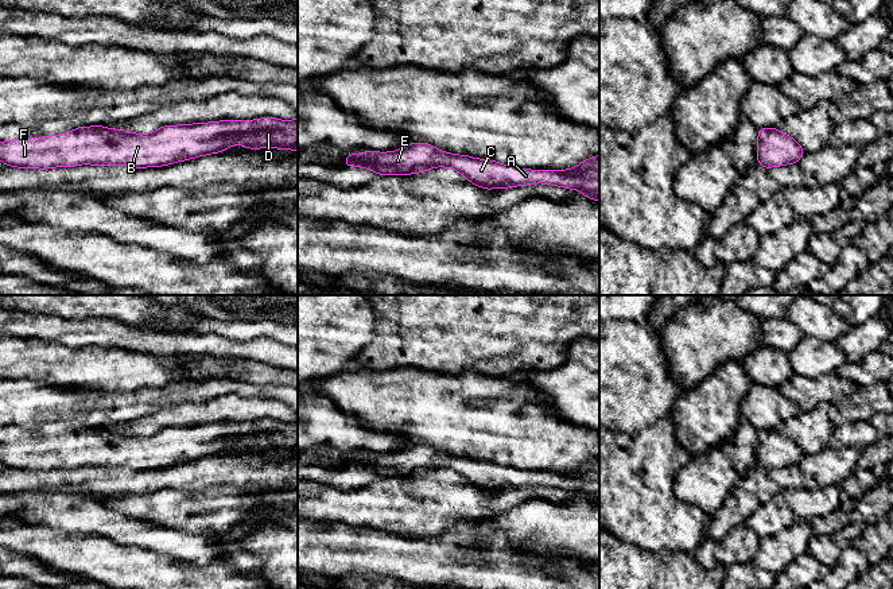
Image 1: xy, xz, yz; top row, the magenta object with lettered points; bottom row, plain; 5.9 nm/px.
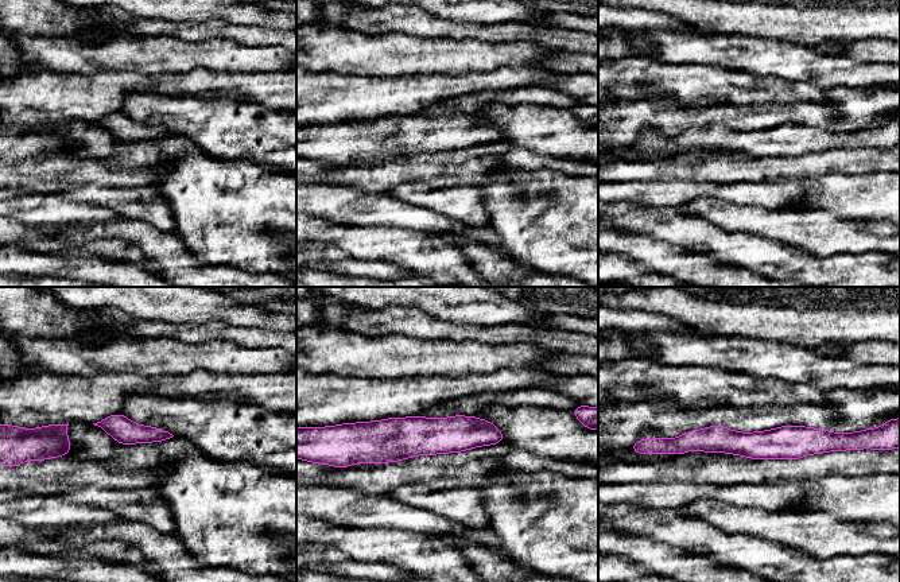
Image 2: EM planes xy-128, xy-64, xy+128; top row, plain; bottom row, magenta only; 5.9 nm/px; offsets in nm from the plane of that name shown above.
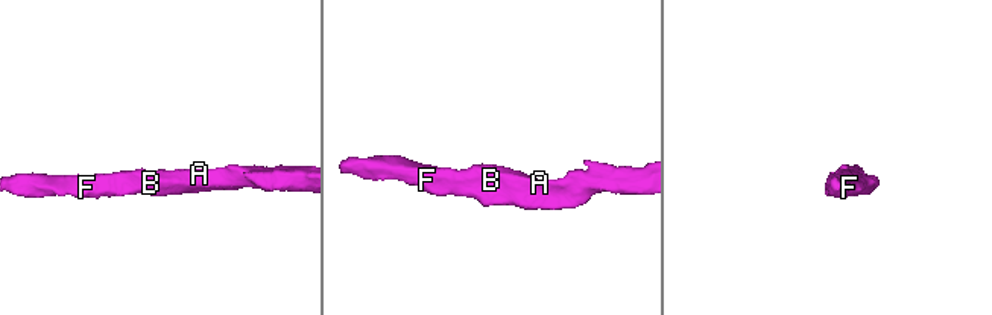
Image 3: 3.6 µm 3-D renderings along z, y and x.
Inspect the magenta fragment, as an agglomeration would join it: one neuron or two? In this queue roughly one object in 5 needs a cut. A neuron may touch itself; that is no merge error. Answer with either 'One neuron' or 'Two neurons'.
One neuron

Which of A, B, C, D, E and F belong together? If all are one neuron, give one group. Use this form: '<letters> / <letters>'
A B C D E F

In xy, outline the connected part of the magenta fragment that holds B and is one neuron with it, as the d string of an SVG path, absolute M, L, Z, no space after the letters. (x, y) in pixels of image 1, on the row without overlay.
M298 421L164 427L143 437L101 427L77 429L61 437L0 443L0 462L9 469L42 472L78 466L155 470L228 453L229 447L298 453Z

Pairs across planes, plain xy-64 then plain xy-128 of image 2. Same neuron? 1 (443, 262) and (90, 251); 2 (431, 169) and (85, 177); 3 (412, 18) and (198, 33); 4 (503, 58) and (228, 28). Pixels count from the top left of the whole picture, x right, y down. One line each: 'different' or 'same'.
1: same
2: same
3: same
4: different

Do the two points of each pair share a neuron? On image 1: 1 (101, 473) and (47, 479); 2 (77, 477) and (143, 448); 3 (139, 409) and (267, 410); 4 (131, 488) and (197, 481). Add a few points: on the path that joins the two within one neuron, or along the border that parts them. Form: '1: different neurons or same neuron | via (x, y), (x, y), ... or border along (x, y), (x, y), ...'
1: same neuron | via (88, 479), (61, 479)
2: different neurons | border along (94, 467), (62, 469)
3: different neurons | border along (194, 402), (175, 403), (135, 419)
4: same neuron | via (147, 481), (181, 480)

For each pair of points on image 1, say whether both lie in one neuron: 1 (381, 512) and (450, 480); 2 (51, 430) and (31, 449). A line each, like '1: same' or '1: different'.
1: same
2: same

